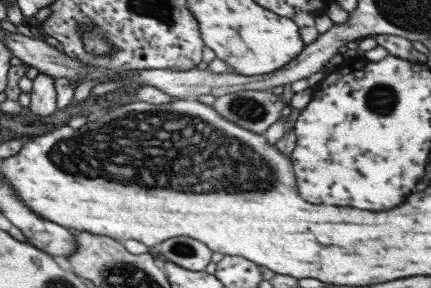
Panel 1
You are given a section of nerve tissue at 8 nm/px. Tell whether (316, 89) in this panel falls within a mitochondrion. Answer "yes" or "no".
no

